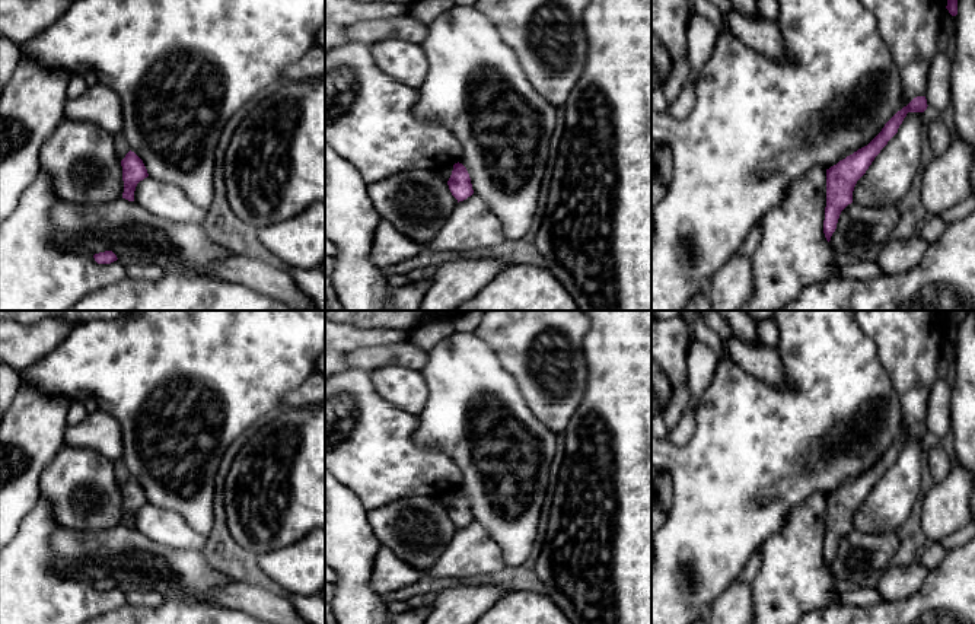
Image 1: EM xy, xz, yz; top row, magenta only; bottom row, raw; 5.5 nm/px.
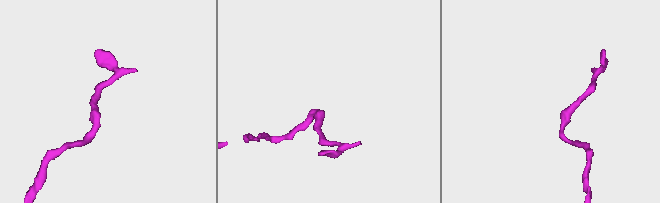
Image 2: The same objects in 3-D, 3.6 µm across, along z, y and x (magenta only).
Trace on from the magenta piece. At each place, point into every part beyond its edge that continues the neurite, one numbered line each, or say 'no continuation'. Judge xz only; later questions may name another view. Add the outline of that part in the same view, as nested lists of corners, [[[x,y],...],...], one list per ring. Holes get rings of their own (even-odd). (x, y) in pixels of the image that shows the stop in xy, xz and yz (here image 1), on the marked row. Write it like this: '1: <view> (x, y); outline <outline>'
no continuation

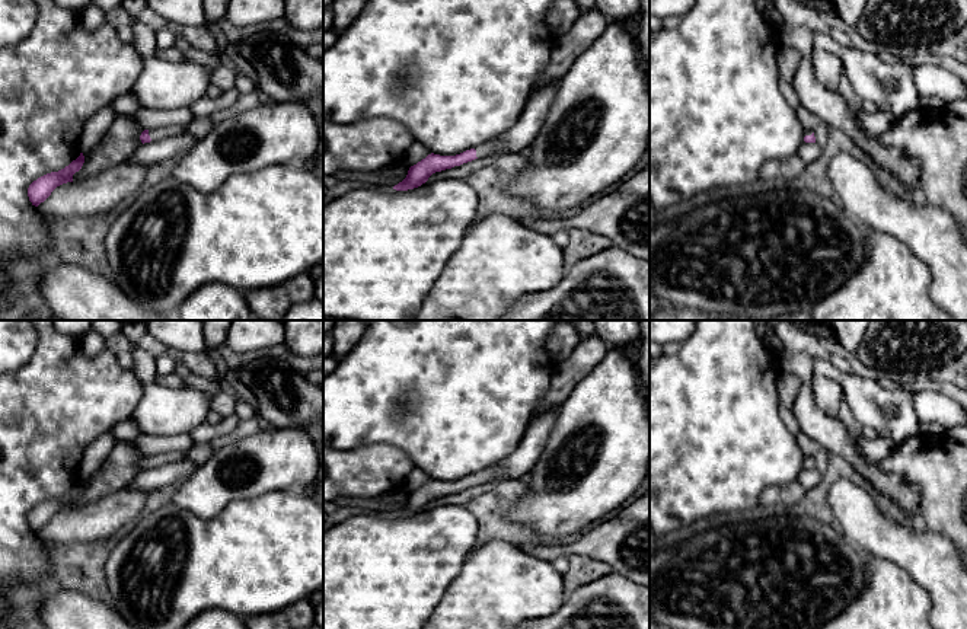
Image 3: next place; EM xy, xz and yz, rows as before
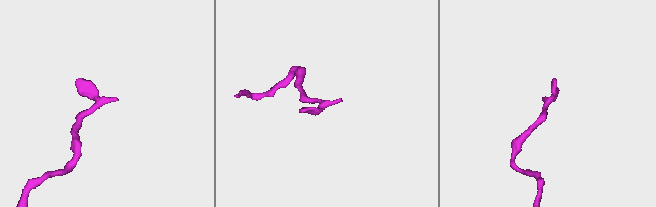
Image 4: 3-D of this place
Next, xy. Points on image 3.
1: xy (156, 134); outline [[[167,125],[162,128],[149,130],[151,141],[159,141],[170,135],[183,135],[188,131],[188,127],[183,125]]]

